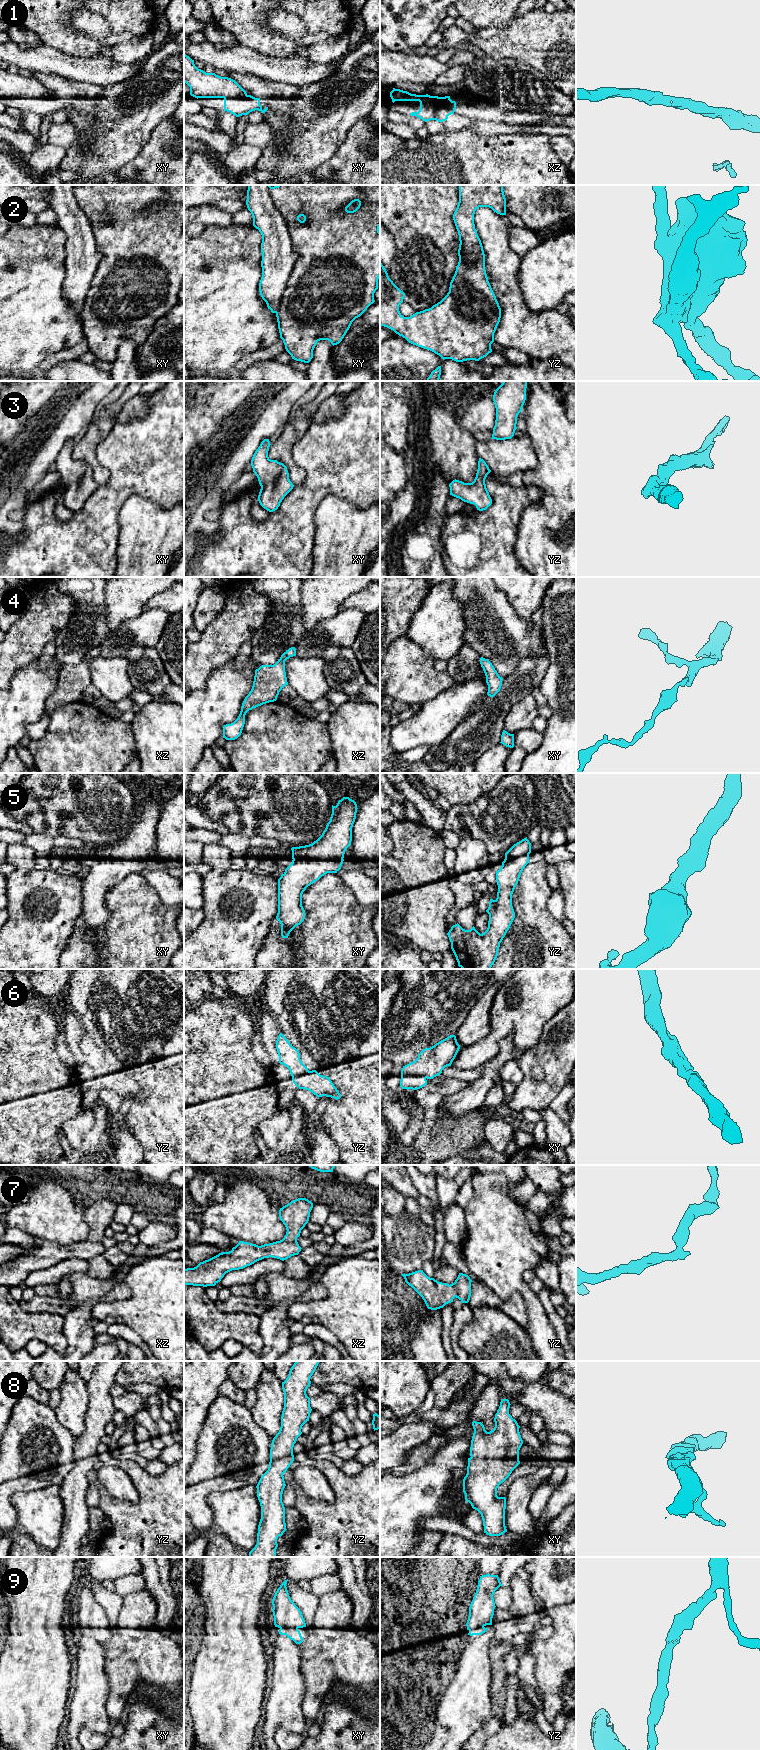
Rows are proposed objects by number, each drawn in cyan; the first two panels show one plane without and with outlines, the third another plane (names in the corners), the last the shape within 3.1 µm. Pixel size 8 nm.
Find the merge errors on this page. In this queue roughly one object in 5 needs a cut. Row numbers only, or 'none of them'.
none of them

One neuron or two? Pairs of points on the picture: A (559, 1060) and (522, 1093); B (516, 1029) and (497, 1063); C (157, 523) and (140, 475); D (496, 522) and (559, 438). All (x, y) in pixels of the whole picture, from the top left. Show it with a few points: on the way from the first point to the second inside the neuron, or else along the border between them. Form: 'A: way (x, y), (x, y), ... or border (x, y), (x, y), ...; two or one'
A: way (557, 1072), (534, 1093); one
B: border (510, 1036), (499, 1042), (495, 1055); two
C: border (126, 499), (139, 495), (166, 509), (171, 508); two
D: border (533, 484), (541, 491), (542, 496), (525, 508); two

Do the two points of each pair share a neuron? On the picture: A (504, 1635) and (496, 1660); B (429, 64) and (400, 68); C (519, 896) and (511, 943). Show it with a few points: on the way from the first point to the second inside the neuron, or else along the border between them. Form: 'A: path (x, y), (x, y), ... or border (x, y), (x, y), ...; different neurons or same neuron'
A: path (504, 1641), (497, 1654); same neuron
B: path (422, 69), (407, 68); same neuron
C: path (521, 908), (521, 931); same neuron

